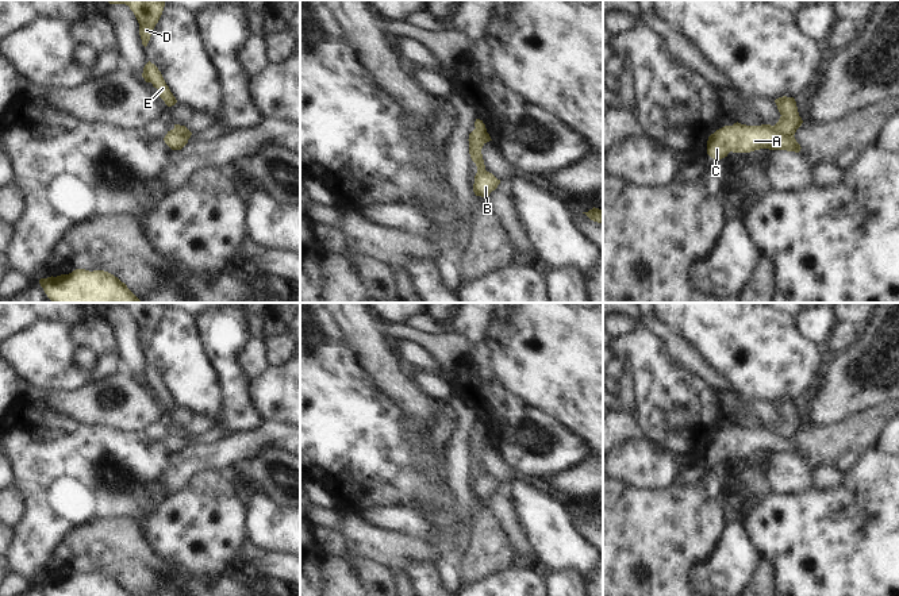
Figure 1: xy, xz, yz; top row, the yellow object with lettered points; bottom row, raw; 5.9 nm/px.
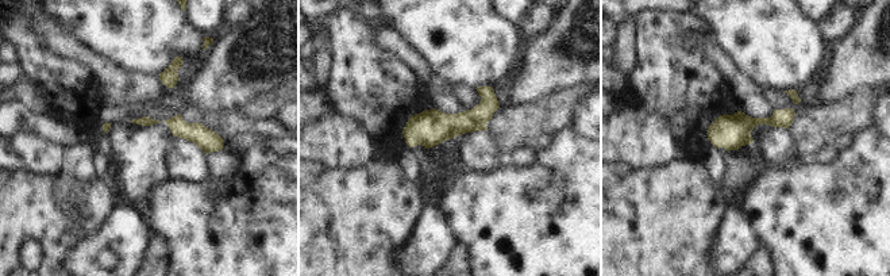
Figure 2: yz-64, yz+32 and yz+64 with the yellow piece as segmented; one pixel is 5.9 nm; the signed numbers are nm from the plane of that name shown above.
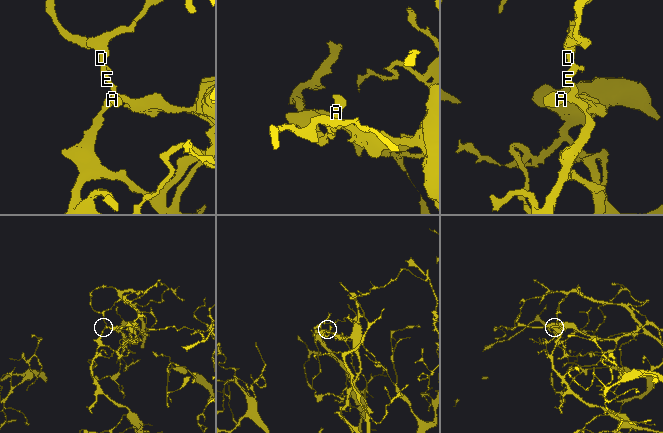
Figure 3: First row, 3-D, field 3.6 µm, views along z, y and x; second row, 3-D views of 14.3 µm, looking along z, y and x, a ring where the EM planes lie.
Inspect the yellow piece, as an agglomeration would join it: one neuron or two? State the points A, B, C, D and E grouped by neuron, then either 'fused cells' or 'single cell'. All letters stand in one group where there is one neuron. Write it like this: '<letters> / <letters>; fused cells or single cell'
A C / B D E; fused cells

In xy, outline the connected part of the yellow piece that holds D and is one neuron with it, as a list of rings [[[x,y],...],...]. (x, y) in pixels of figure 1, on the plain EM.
[[[108,303],[108,305],[126,307],[130,309],[139,326],[139,338],[142,347],[146,350],[162,318],[165,303]]]

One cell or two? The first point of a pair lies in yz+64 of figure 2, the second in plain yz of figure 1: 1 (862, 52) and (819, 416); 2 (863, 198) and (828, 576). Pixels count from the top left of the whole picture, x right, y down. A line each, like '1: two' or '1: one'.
1: one
2: one

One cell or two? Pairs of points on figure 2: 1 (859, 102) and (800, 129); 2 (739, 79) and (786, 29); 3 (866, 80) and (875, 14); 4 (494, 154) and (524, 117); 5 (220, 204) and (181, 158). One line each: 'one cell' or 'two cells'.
1: one cell
2: two cells
3: one cell
4: two cells
5: two cells

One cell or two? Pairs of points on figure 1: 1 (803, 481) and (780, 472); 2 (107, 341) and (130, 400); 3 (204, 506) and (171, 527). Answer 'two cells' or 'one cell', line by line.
1: one cell
2: two cells
3: one cell

